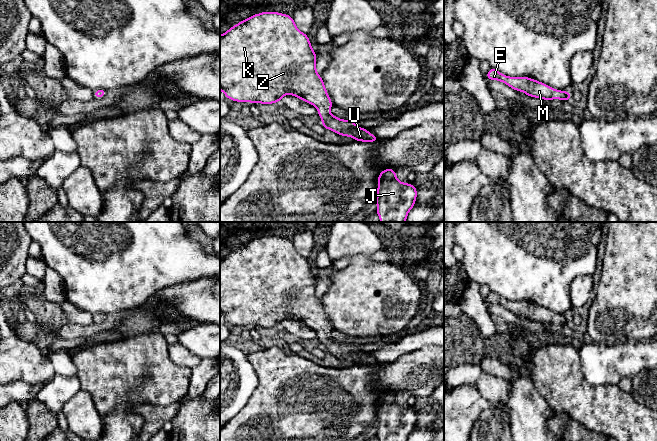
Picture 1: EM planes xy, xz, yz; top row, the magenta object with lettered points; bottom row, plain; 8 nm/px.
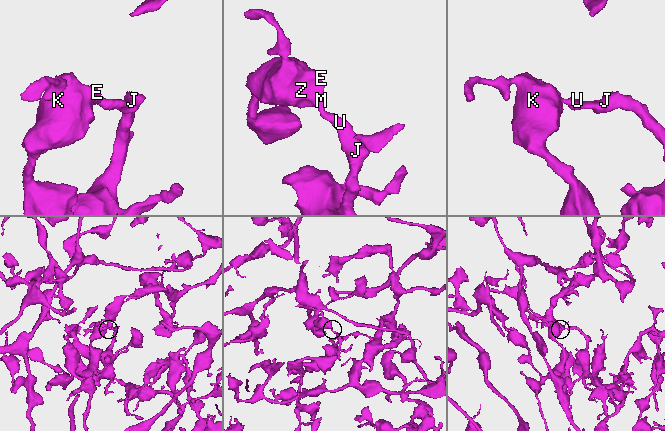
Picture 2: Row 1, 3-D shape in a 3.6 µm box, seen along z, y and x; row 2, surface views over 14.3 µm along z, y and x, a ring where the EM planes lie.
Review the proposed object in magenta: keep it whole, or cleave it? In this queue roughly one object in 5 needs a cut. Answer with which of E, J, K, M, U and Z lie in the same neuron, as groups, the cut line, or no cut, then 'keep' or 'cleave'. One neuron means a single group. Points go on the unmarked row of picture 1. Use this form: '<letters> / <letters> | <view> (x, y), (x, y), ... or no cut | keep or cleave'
E J K M U Z | no cut | keep

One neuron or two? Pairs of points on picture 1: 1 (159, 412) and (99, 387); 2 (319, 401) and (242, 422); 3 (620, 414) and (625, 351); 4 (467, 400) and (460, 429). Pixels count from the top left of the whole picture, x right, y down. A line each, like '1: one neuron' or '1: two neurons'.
1: two neurons
2: one neuron
3: two neurons
4: one neuron

